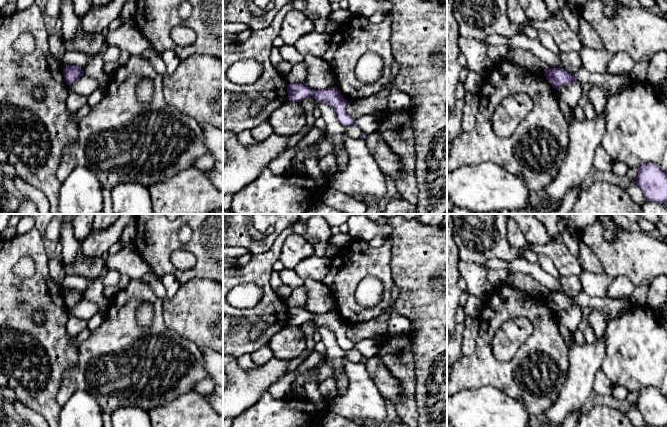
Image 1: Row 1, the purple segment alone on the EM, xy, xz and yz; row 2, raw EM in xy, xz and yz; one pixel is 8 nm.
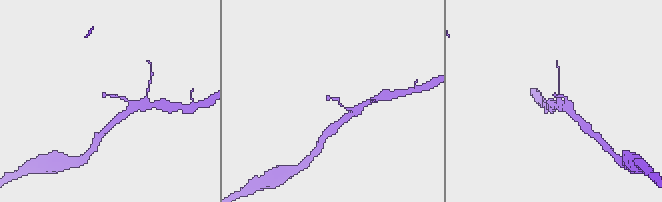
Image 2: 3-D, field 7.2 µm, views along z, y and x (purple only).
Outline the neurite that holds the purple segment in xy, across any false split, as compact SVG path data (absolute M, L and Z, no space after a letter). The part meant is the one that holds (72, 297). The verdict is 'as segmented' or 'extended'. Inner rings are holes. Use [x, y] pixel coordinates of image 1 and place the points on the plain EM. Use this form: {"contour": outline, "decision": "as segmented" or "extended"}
{"contour": "M71 288L67 292L63 293L63 298L67 309L71 309L80 301L84 300L84 295L82 292Z", "decision": "as segmented"}

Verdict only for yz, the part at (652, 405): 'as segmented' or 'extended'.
as segmented

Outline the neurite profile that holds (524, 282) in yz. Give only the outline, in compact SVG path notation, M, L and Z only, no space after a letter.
M522 272L511 273L507 278L507 285L528 295L545 297L549 291L529 274Z

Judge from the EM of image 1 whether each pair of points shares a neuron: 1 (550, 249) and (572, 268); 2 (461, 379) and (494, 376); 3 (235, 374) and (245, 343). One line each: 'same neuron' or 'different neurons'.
1: same neuron
2: same neuron
3: different neurons

